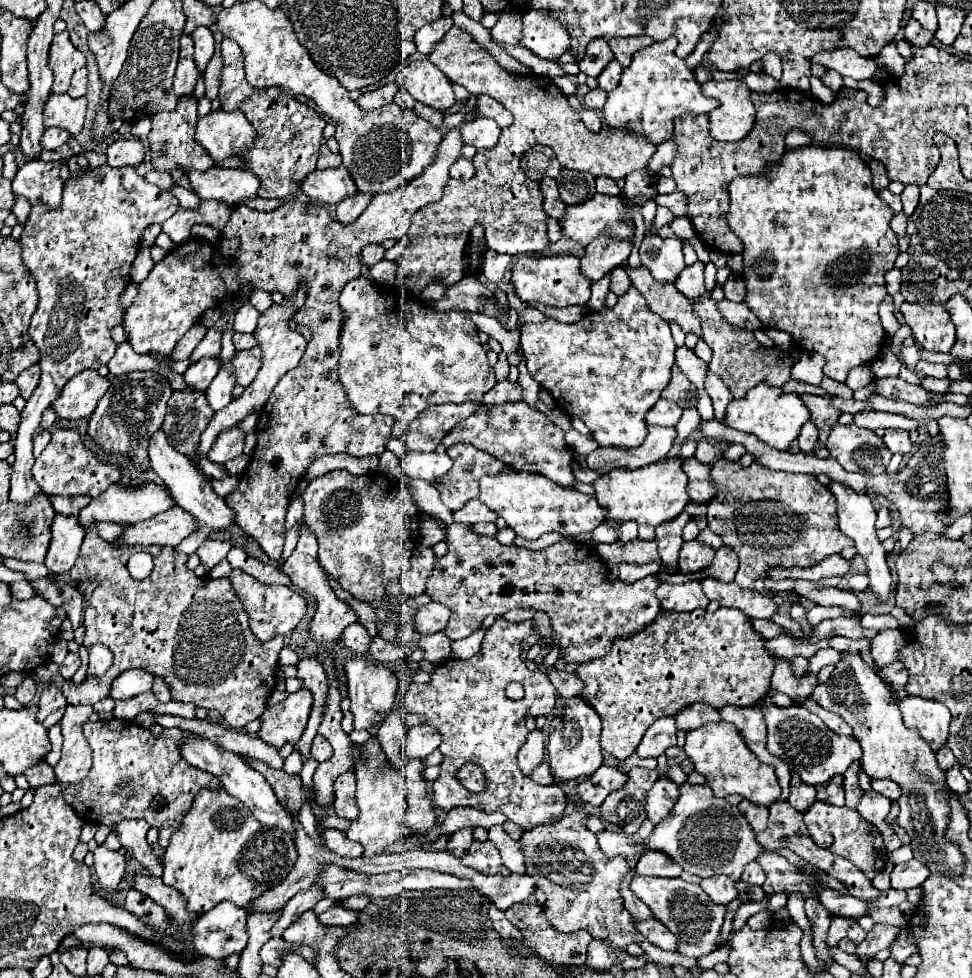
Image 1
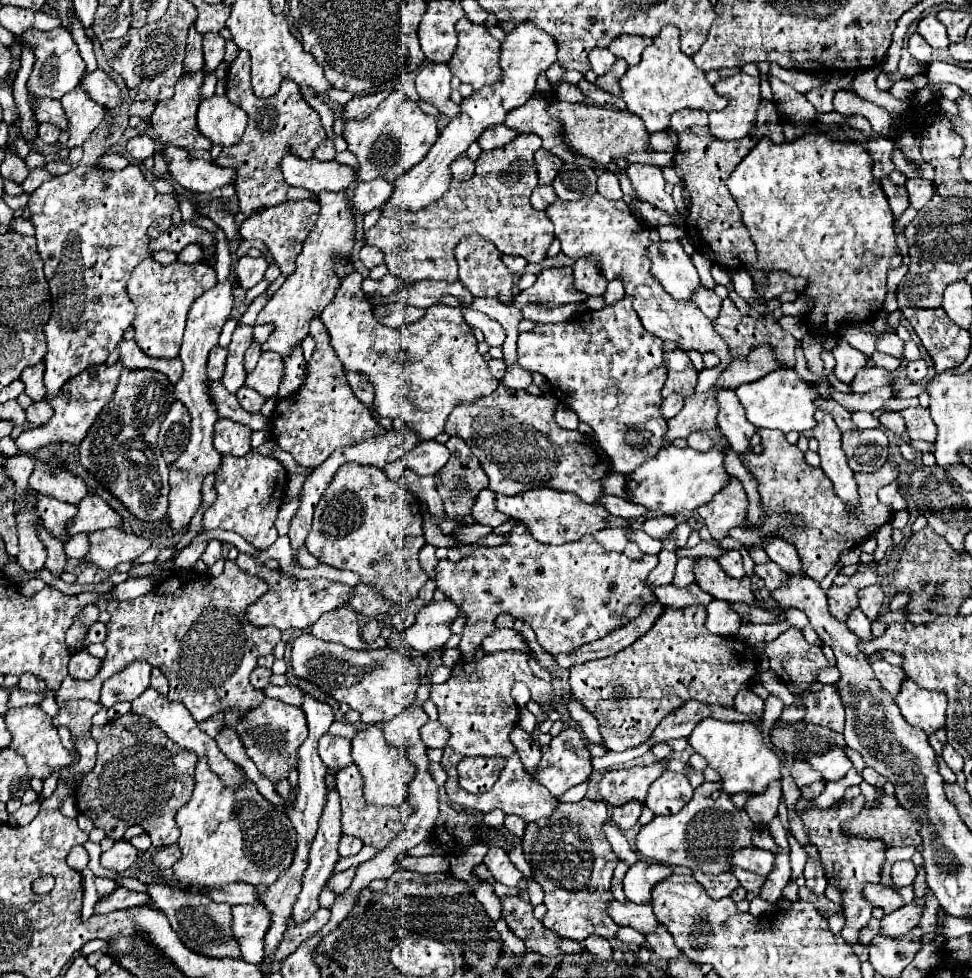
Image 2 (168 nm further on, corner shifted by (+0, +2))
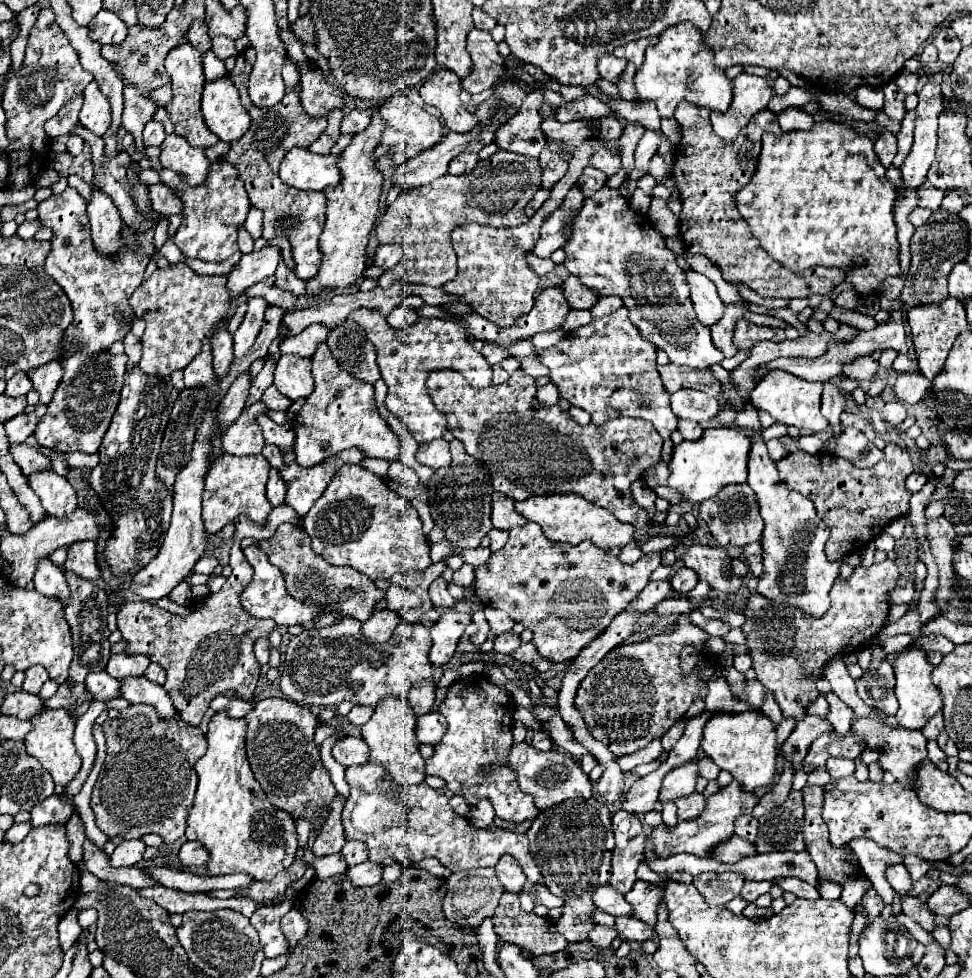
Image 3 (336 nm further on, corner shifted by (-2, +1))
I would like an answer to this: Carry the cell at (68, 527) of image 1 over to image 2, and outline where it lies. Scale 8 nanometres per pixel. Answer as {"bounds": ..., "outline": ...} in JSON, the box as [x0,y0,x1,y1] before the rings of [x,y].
{"bounds":[37,493,77,543],"outline":[[[37,493],[37,515],[43,521],[45,527],[51,527],[53,535],[59,535],[59,539],[63,539],[63,543],[69,539],[69,535],[63,535],[63,527],[67,525],[69,519],[73,519],[77,515],[77,505],[59,501],[55,497],[49,497],[45,493]]]}

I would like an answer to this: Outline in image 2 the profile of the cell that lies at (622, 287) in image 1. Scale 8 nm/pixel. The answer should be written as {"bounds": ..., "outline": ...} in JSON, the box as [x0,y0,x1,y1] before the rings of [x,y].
{"bounds":[603,281,625,305],"outline":[[[619,281],[609,283],[609,285],[607,285],[607,291],[605,291],[605,295],[603,295],[605,305],[611,305],[611,303],[623,299],[623,297],[625,297],[625,291],[623,291],[623,285],[621,285]]]}

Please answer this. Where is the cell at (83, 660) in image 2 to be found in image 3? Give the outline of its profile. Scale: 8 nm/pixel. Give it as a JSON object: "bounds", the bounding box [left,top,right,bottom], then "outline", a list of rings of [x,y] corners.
{"bounds":[85,670,119,700],"outline":[[[105,670],[93,672],[89,678],[85,678],[85,684],[95,700],[107,700],[119,696],[119,682],[113,680]]]}

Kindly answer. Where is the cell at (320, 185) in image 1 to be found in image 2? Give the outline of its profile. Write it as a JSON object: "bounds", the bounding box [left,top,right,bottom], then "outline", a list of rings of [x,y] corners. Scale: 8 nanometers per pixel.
{"bounds":[281,153,355,193],"outline":[[[285,153],[281,161],[281,171],[291,187],[301,187],[313,193],[321,191],[343,191],[355,181],[355,171],[337,161],[301,159],[297,155]]]}

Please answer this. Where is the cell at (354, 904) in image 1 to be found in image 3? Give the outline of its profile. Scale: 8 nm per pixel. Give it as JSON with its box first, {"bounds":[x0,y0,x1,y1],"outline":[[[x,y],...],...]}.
{"bounds":[381,863,403,884],"outline":[[[394,863],[390,866],[384,866],[381,882],[385,884],[390,884],[396,881],[399,876],[401,876],[403,870],[403,866],[399,863]]]}

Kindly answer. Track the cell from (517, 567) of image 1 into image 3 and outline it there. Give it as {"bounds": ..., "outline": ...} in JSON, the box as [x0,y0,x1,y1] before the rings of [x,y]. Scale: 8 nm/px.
{"bounds":[475,522,659,662],"outline":[[[535,522],[517,526],[509,530],[507,544],[491,554],[487,564],[475,568],[475,596],[487,607],[507,612],[515,622],[521,622],[525,628],[533,630],[533,644],[539,654],[553,662],[573,660],[593,636],[601,634],[613,616],[621,612],[649,582],[651,572],[659,566],[659,554],[645,554],[635,564],[623,564],[615,554],[595,544],[581,542],[577,546],[557,544],[543,536],[541,528]]]}

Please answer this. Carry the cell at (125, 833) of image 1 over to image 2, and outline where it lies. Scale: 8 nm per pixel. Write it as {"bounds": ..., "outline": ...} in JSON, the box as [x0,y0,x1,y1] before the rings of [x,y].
{"bounds":[153,845,181,869],"outline":[[[171,845],[171,847],[165,847],[165,849],[159,849],[153,857],[153,863],[159,867],[159,869],[169,869],[173,867],[177,861],[181,859],[181,849],[179,845]]]}

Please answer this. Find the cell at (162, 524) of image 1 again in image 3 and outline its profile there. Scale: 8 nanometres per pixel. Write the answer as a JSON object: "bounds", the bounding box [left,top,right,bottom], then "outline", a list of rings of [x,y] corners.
{"bounds":[65,540,101,580],"outline":[[[93,540],[71,544],[67,560],[65,560],[65,570],[71,570],[73,574],[85,580],[99,580],[101,570],[97,564],[97,544]]]}

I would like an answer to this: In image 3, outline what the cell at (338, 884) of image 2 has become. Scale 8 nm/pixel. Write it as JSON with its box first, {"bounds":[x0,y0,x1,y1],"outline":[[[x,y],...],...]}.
{"bounds":[347,860,381,886],"outline":[[[367,860],[357,866],[351,866],[347,870],[347,876],[353,886],[375,886],[381,880],[381,866]]]}

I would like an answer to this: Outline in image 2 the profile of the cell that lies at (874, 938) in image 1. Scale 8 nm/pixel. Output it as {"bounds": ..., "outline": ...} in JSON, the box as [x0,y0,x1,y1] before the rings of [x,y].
{"bounds":[881,899,925,935],"outline":[[[913,899],[909,905],[901,907],[899,911],[885,915],[881,919],[881,933],[883,935],[905,935],[913,927],[919,925],[921,913],[925,907],[925,899]]]}

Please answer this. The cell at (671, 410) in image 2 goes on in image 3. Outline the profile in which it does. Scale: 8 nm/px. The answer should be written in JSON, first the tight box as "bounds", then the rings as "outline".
{"bounds":[671,388,719,422],"outline":[[[683,388],[671,394],[671,408],[679,420],[693,420],[693,422],[709,422],[719,408],[717,398],[711,398],[699,390]]]}

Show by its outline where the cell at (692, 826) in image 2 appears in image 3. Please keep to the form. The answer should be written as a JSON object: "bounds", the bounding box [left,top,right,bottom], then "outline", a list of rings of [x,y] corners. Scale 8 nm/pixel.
{"bounds":[651,780,757,858],"outline":[[[733,780],[729,786],[719,788],[715,794],[711,794],[707,798],[705,810],[693,818],[693,820],[679,820],[675,826],[667,826],[667,824],[659,824],[651,830],[651,844],[653,844],[653,852],[661,858],[673,856],[677,852],[689,852],[695,854],[699,858],[709,858],[713,848],[717,844],[721,844],[721,840],[729,840],[729,836],[733,836],[733,824],[735,818],[741,814],[751,814],[753,806],[757,804],[757,796],[753,796],[753,792],[745,792],[741,790],[741,786]]]}

